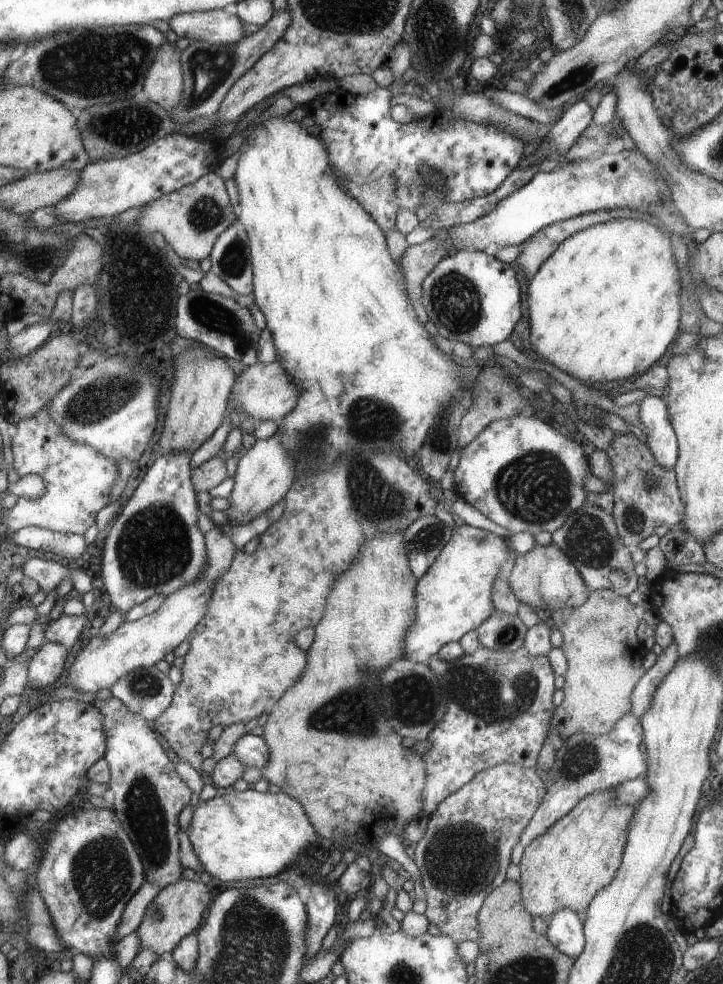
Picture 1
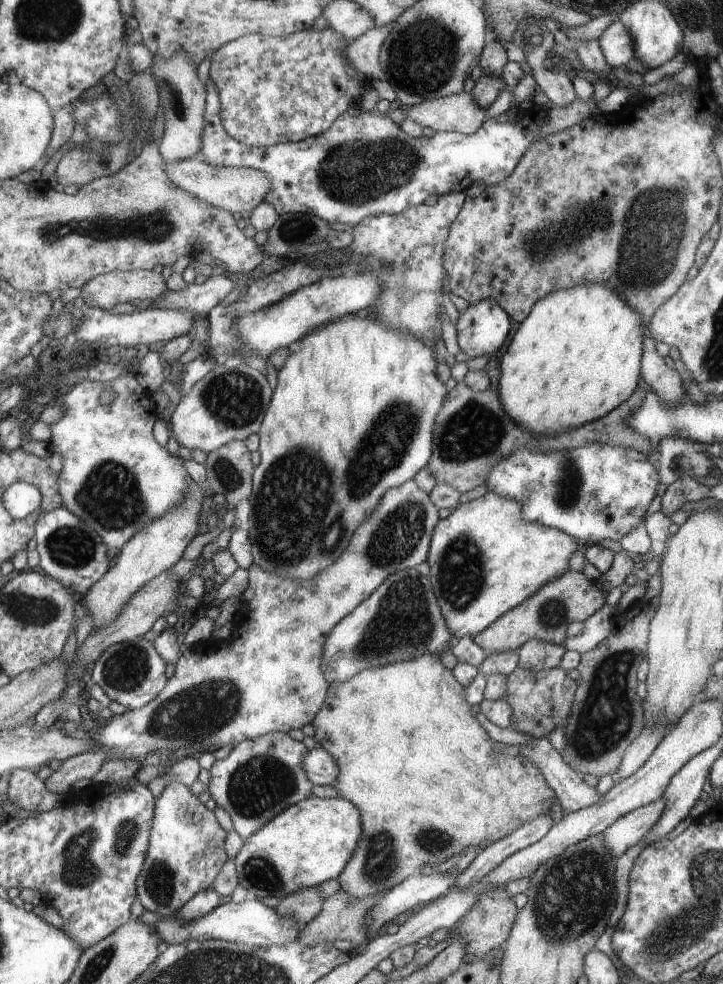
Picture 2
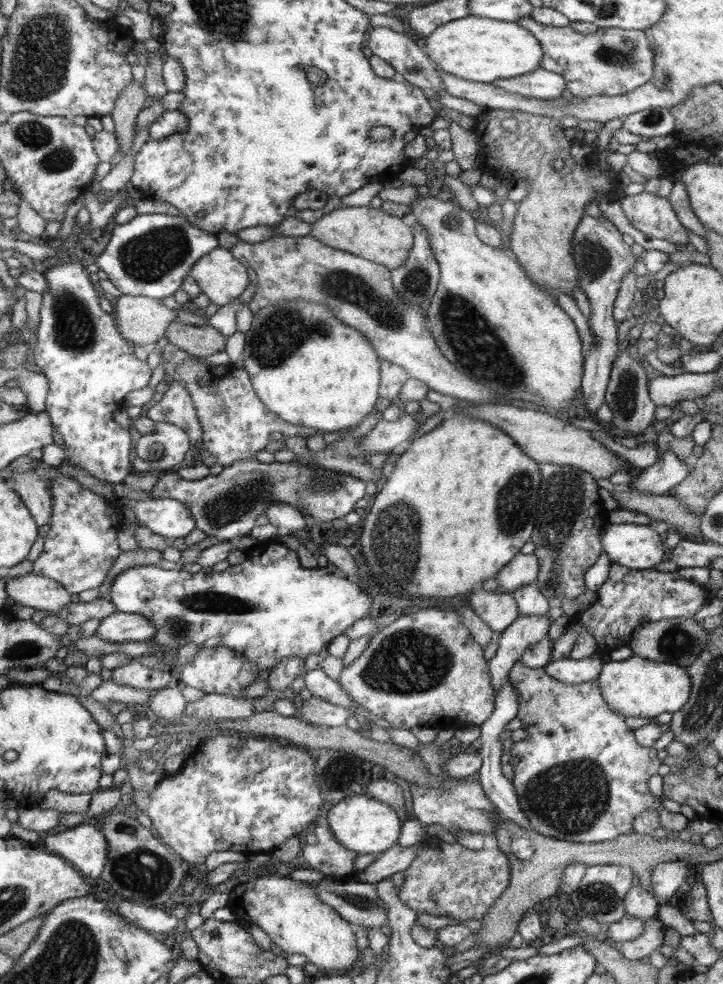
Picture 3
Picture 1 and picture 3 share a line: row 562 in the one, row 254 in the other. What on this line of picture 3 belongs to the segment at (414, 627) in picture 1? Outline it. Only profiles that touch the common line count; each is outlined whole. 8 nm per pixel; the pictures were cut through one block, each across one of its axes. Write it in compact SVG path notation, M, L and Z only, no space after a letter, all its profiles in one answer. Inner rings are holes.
M424 192L413 203L410 203L409 207L409 214L416 216L417 224L421 224L425 228L425 233L429 236L429 243L432 244L432 251L438 262L440 262L440 282L431 298L426 319L428 320L428 327L431 329L433 336L436 337L441 352L466 376L469 376L473 381L478 381L480 384L485 384L488 388L491 388L491 391L496 391L507 400L512 398L510 400L512 403L522 405L523 402L534 402L534 404L538 404L542 408L559 410L560 415L569 416L572 399L576 396L578 388L581 387L584 374L582 372L582 341L580 340L575 322L568 316L567 312L562 310L562 307L556 301L556 297L542 289L540 285L534 284L532 277L522 268L516 257L508 256L504 251L484 244L475 231L478 220L470 211L464 210L456 204L453 199L446 201L436 196L427 195Z

